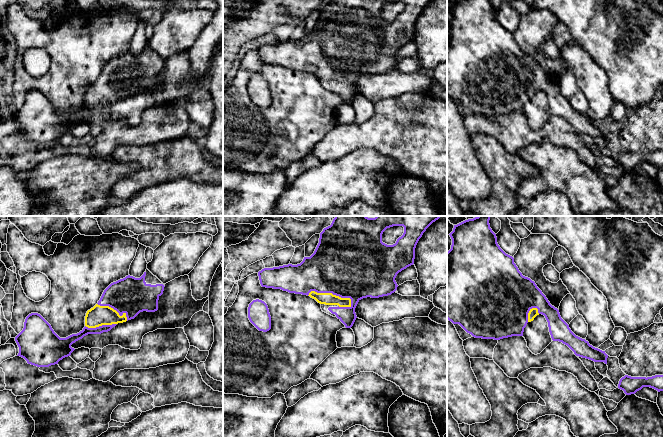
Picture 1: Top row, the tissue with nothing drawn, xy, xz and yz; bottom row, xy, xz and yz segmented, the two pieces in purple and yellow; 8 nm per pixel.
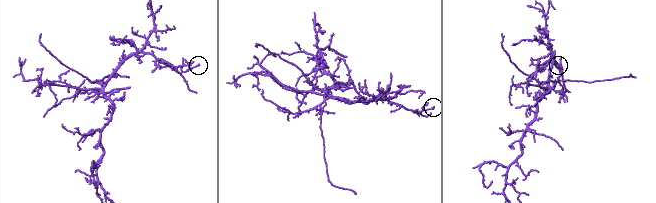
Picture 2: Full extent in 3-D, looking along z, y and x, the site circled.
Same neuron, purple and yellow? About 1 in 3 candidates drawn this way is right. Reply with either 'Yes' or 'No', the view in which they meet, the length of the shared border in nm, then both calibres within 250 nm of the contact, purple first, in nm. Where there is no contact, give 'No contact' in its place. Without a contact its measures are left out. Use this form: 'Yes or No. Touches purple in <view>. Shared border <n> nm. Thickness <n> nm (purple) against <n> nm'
Yes. Touches purple in xz. Shared border 380 nm. Thickness 500 nm (purple) against 100 nm

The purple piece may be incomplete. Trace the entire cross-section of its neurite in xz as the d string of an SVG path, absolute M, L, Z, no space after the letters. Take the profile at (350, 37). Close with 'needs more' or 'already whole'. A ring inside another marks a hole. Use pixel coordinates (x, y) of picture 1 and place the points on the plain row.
M331 0L330 2L324 4L323 7L320 9L319 19L314 29L310 33L304 33L303 37L297 41L288 40L279 43L262 45L258 48L260 60L262 63L266 64L281 65L289 69L310 72L311 74L315 75L318 79L321 80L321 85L323 88L333 93L337 93L345 101L346 104L351 104L357 94L355 84L361 75L367 73L379 74L383 72L388 72L397 66L398 61L395 57L397 50L414 40L416 21L419 15L422 13L423 9L430 1L431 0ZM393 2L403 2L404 9L401 13L397 15L395 20L387 21L382 18L382 10L387 4Z; needs more

